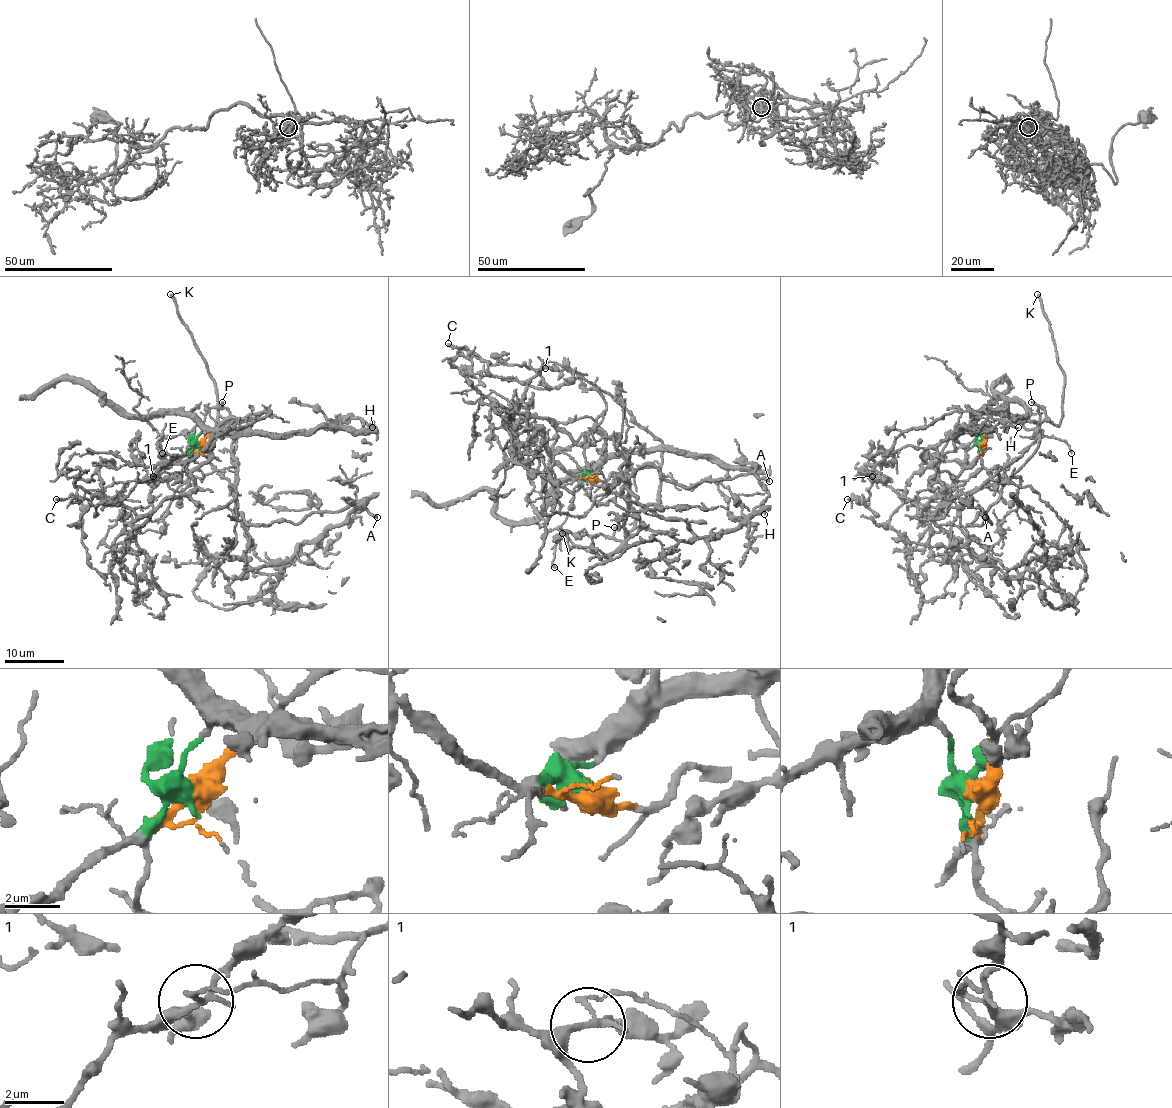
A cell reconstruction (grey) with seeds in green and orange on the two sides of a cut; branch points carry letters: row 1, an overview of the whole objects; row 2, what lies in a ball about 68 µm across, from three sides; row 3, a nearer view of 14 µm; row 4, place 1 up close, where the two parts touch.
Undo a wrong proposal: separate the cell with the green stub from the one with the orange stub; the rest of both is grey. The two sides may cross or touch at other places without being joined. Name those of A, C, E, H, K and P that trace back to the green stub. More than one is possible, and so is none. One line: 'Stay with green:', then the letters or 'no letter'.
Stay with green: C, H

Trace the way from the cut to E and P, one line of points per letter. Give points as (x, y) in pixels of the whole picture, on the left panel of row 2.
E: (199, 444), (227, 419), (267, 409), (234, 422), (225, 409), (212, 407), (190, 431), (164, 437), (162, 453)
P: (199, 444), (227, 419), (268, 413), (267, 409), (253, 419), (234, 422), (221, 406), (222, 401)

